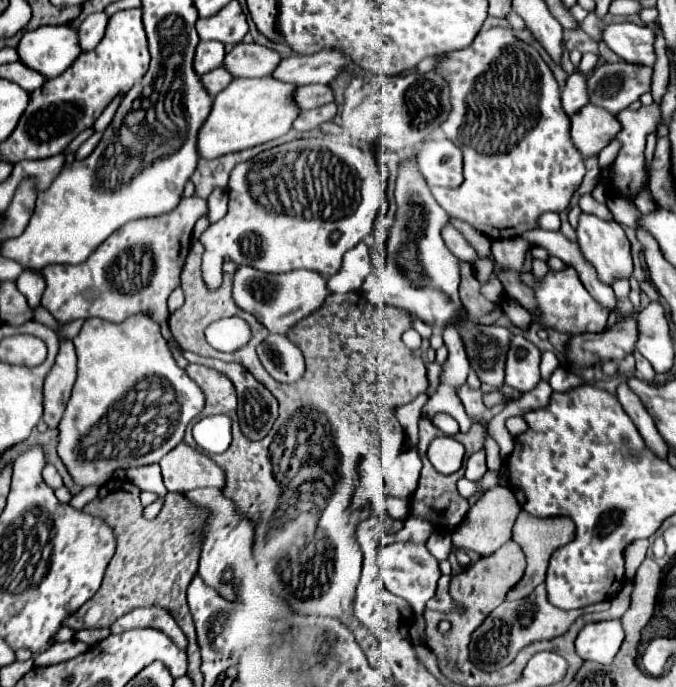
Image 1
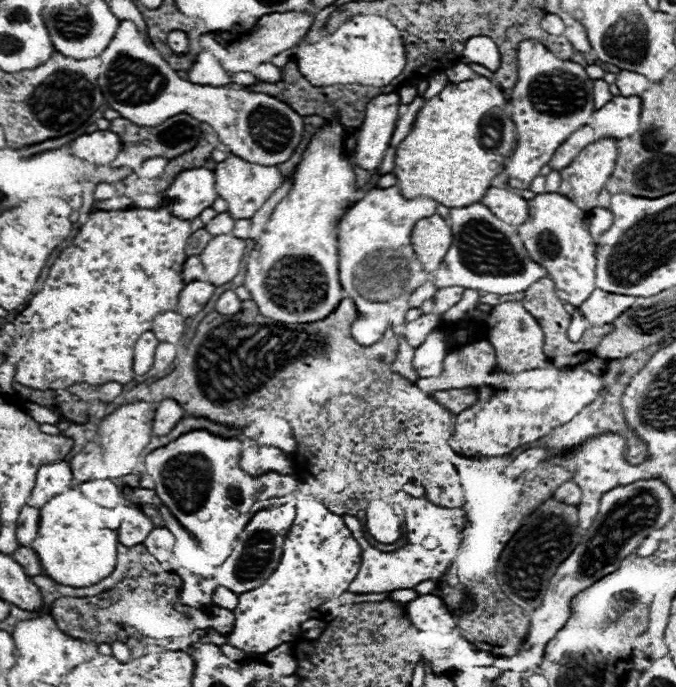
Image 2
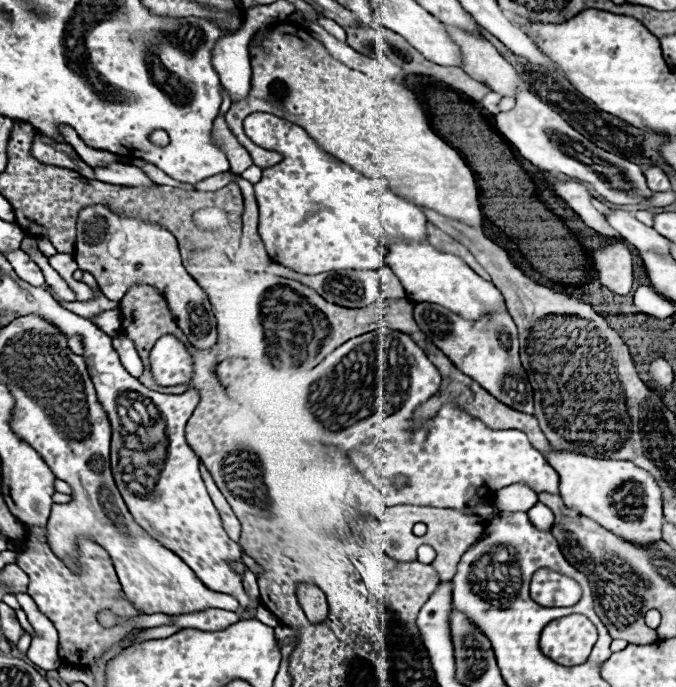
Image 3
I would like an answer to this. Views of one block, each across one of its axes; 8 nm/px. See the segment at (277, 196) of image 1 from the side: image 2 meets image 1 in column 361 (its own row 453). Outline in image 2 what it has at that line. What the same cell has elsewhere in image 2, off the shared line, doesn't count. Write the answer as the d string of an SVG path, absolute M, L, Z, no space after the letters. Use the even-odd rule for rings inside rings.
M192 430L176 438L174 442L152 450L144 464L146 472L154 478L156 494L172 510L184 528L202 542L208 552L218 552L226 559L240 528L260 510L272 504L274 498L282 498L288 492L286 476L278 472L266 472L262 476L250 476L240 468L244 442L240 438L222 438L208 430Z

